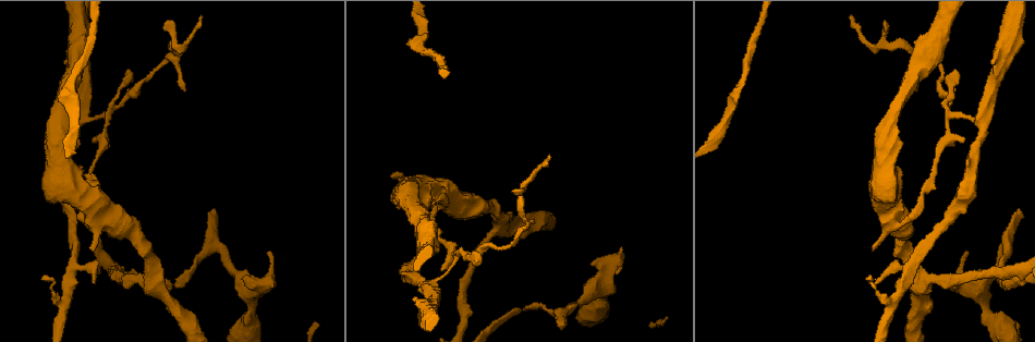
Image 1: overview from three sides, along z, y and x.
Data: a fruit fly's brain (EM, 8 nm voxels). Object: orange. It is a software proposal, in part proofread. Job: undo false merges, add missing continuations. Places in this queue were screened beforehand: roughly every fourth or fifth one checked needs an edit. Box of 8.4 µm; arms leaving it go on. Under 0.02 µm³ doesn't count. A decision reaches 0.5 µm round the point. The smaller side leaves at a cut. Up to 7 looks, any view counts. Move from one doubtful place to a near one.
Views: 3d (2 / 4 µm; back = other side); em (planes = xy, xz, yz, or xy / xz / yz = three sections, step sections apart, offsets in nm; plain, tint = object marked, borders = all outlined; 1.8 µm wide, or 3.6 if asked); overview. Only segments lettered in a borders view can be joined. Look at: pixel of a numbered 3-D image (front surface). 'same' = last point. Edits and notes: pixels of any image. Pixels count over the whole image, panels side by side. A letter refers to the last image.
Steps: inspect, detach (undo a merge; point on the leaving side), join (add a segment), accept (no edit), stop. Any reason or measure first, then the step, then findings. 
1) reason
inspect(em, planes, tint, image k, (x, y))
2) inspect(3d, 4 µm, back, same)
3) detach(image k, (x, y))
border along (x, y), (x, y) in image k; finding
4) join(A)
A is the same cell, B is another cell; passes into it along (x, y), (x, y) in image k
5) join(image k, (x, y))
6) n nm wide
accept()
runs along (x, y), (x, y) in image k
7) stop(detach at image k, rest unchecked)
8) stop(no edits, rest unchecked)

free end
inspect(em, planes, tint, image 1, (215, 210))

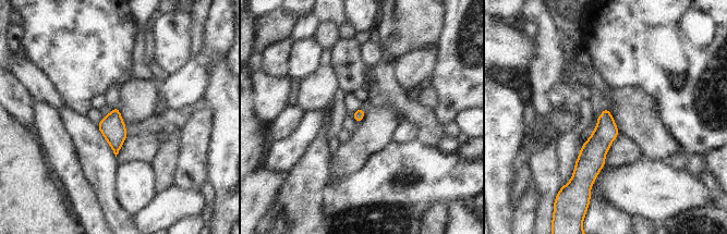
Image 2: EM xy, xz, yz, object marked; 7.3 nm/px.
what lies round it
inspect(em, planes, borders, same)

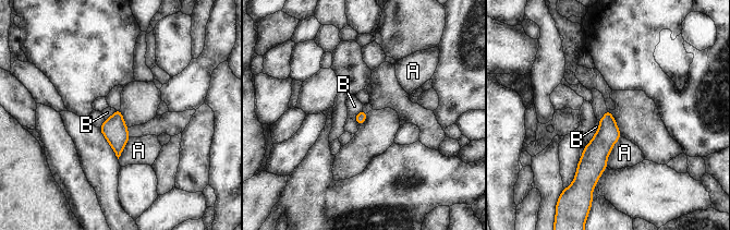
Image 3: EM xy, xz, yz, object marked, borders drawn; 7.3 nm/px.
accept()
A and B are other cells; border along (362, 109), (355, 116), (357, 124) in image 3; none of them fits

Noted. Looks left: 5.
free end
inspect(3d, 4 µm, back, image 1, (967, 251))

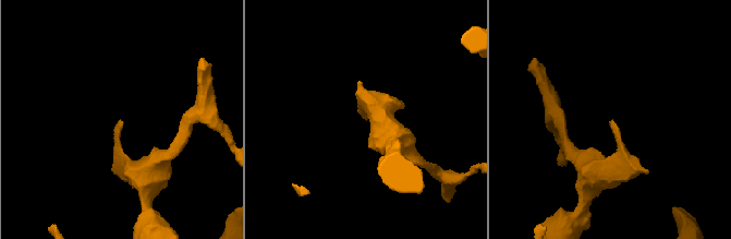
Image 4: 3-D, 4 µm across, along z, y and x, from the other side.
now the EM
inspect(em, xz, step 8, tint, image 4, (610, 121))

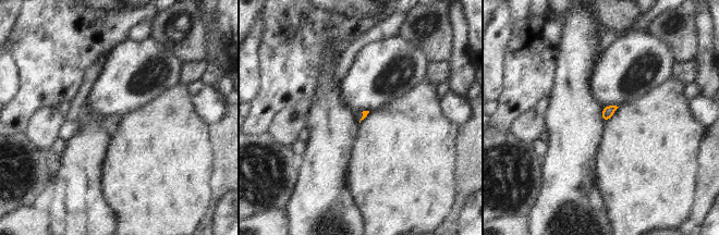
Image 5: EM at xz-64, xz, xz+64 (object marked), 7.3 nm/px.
inspect(em, planes, borders, same)

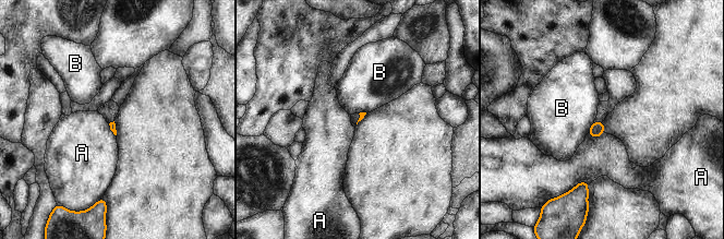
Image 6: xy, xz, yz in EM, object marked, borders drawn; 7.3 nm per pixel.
A touches over 160 nm
accept()
A and B are other cells; no lettered segment goes on from it

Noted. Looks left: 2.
free end
inspect(3d, 4 µm, image 1, (873, 250))

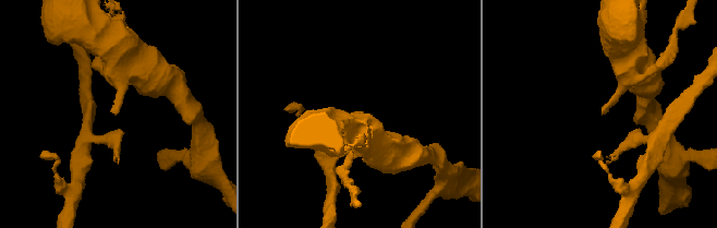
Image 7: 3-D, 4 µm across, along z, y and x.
shape alone is not enough
inspect(em, planes, borders, image 7, (114, 111))

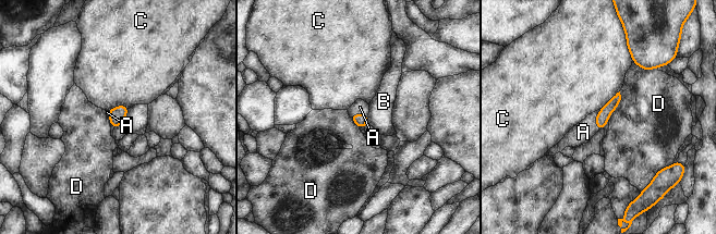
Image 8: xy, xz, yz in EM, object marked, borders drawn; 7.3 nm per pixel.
join(A)
A is the same cell, B, C and D are other cells; passes into it along (602, 118), (596, 120), (583, 132) in image 8; the neuron continues

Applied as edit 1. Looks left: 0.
stop(join at image 8, rest unchecked)

